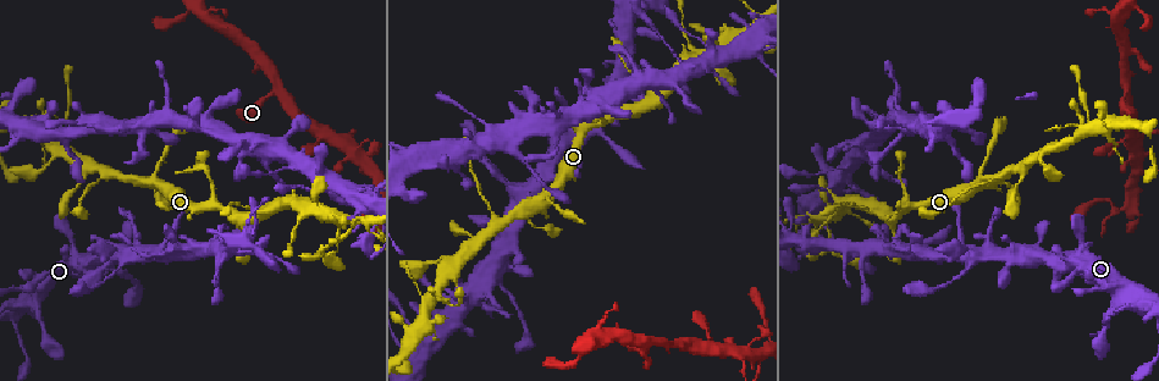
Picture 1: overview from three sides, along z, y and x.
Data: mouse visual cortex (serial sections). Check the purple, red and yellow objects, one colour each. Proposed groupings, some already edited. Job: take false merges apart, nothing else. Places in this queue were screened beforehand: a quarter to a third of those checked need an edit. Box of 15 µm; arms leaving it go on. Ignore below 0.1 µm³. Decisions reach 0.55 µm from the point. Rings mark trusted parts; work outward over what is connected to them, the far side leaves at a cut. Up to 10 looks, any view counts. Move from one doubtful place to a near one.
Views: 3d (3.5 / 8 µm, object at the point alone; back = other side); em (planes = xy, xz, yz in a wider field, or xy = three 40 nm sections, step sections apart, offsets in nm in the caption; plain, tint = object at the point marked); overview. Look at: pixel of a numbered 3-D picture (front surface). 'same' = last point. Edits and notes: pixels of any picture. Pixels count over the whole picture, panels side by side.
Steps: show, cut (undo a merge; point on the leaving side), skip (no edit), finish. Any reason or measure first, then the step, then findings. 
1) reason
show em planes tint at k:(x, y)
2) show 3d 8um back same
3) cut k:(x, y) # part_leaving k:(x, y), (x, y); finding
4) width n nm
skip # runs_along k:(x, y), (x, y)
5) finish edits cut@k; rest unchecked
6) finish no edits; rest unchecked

side arm on a straight run
show 3d 8um at 1:(498, 279)

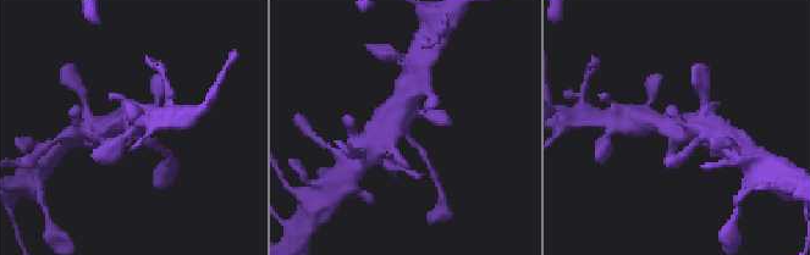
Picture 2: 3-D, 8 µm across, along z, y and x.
zoom in
show 3d 3.5um at 2:(402, 128)

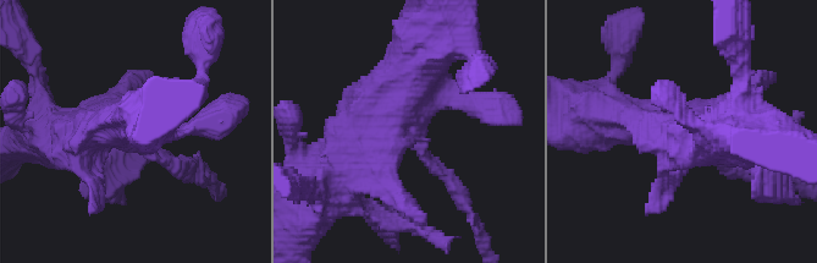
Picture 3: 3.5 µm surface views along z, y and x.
shape alone is not enough
show em xy step 5 tint at 3:(413, 131)

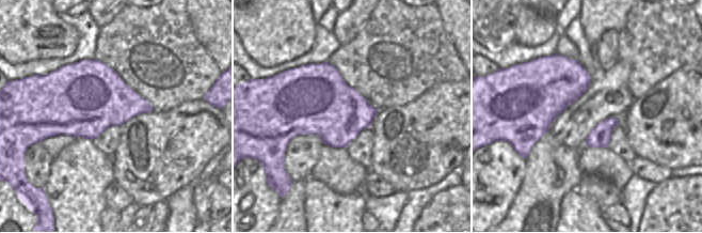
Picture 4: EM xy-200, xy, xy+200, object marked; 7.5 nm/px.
width 480 nm
skip # runs_along 3:(330, 171), (401, 105), (424, 43); all the same cell

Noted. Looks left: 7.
sudden change in width
show 3d 3.5um at 1:(488, 206)

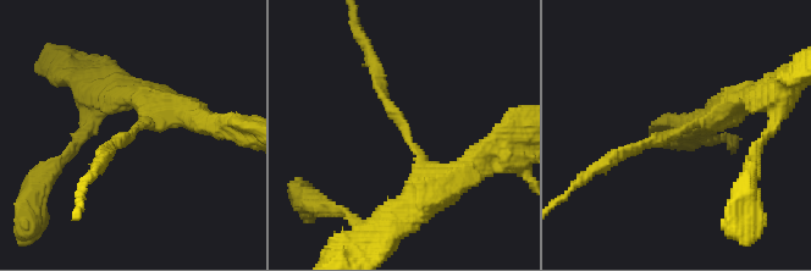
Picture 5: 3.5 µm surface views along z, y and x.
arm_widths 150, 350 nm
show em planes tint at 5:(405, 137)

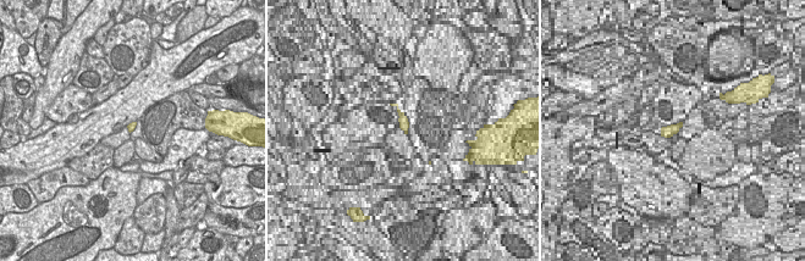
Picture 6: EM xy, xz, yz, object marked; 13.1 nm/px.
skip # runs_along 5:(456, 175), (423, 166), (378, 72); one cell here

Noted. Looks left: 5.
thick turns thin
show 3d 3.5um back at 1:(367, 219)

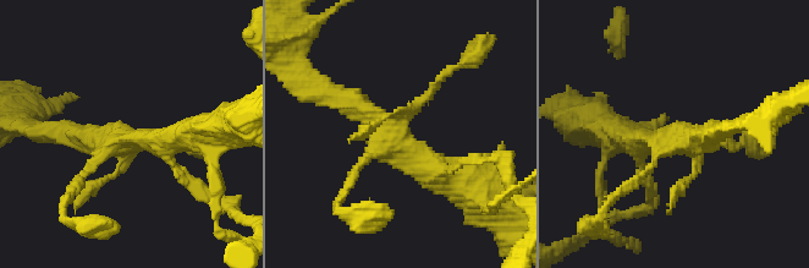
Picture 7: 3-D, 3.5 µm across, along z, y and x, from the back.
show em planes tint at 7:(682, 137)

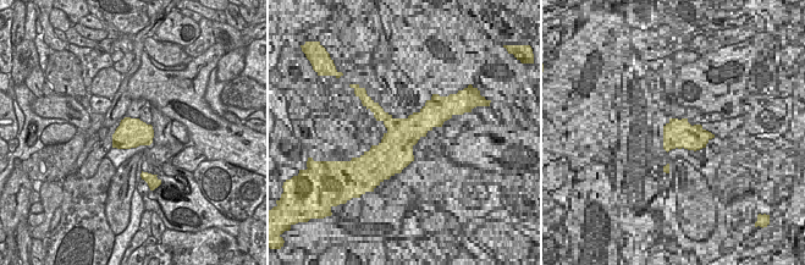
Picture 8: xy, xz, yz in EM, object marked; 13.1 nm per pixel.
skip # runs_along 7:(452, 182), (344, 88); all the same cell

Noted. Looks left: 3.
show 3d 3.5um at 1:(709, 349)

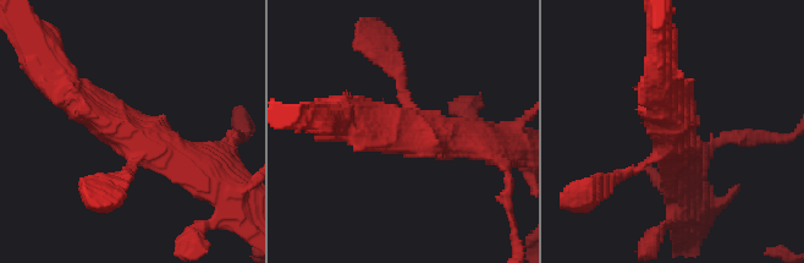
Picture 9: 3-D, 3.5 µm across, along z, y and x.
shape alone is not enough
show em xy step 1 tint at 9:(138, 141)

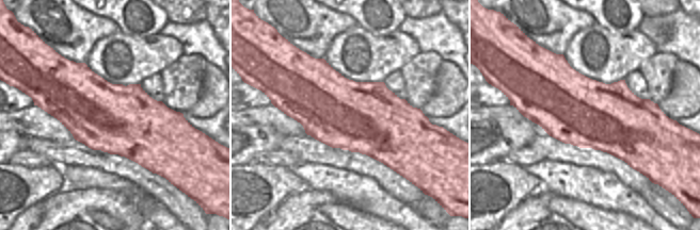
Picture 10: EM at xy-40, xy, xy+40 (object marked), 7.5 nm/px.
show em planes tint same

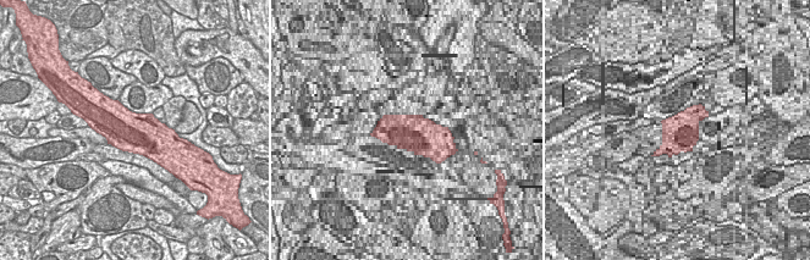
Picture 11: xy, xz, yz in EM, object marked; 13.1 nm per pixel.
skip # runs_along 9:(70, 96), (137, 141), (209, 171); continuous, no second cell

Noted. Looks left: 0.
finish no edits; rest unchecked

